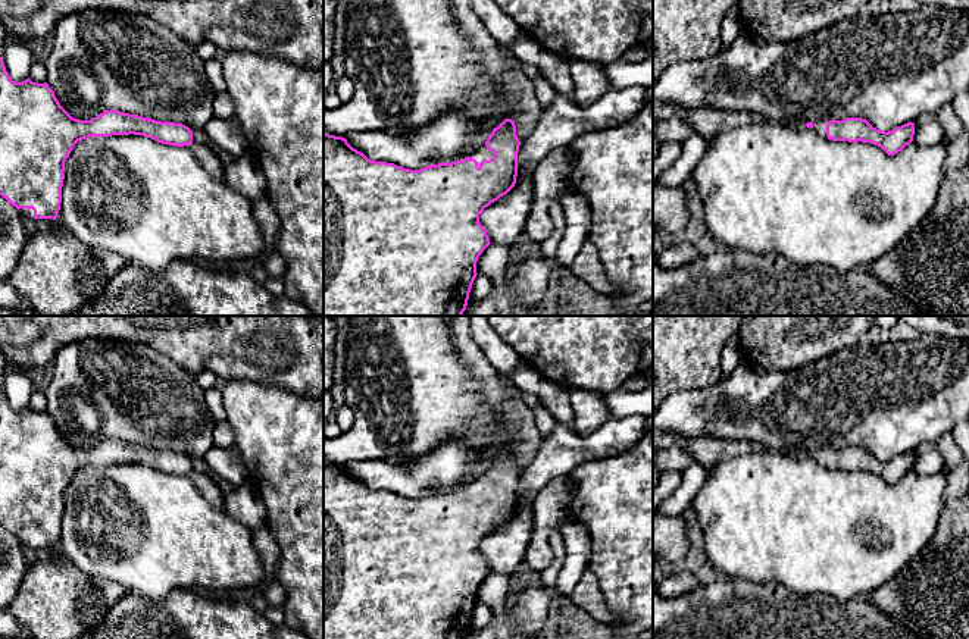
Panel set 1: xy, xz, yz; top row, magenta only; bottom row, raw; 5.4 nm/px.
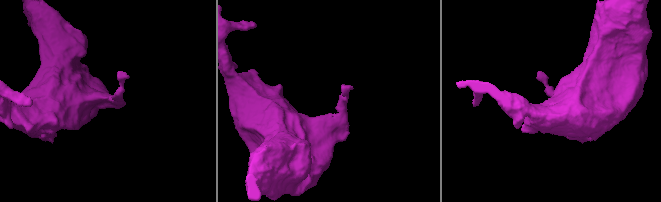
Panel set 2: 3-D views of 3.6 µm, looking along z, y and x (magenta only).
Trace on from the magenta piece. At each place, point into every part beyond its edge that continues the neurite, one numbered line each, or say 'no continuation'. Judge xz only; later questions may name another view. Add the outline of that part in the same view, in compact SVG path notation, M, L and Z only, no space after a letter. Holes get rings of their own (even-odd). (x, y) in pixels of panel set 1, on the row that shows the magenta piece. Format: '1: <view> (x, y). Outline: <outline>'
1: xz (483, 153). Outline: M485 144L481 145L476 151L468 154L466 157L472 157L478 162L478 167L479 167L479 163L484 162L484 160L490 160L494 157L493 151L490 151Z

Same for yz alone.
1: yz (819, 127). Outline: M822 118L822 119L819 119L818 122L813 123L813 128L812 128L812 129L813 129L816 134L819 134L820 137L828 138L828 137L826 137L826 123L828 123L829 120L832 120L832 119L831 119L831 118Z

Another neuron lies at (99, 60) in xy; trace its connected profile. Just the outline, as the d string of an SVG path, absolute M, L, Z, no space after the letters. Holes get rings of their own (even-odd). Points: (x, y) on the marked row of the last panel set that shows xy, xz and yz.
M85 10L60 19L44 59L47 84L75 119L90 120L104 110L175 122L204 129L215 118L215 97L196 47L154 19L119 10Z

